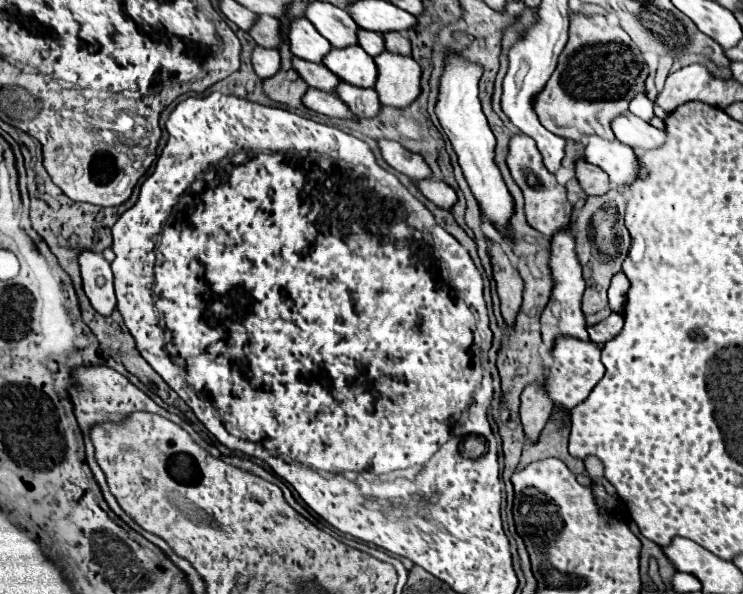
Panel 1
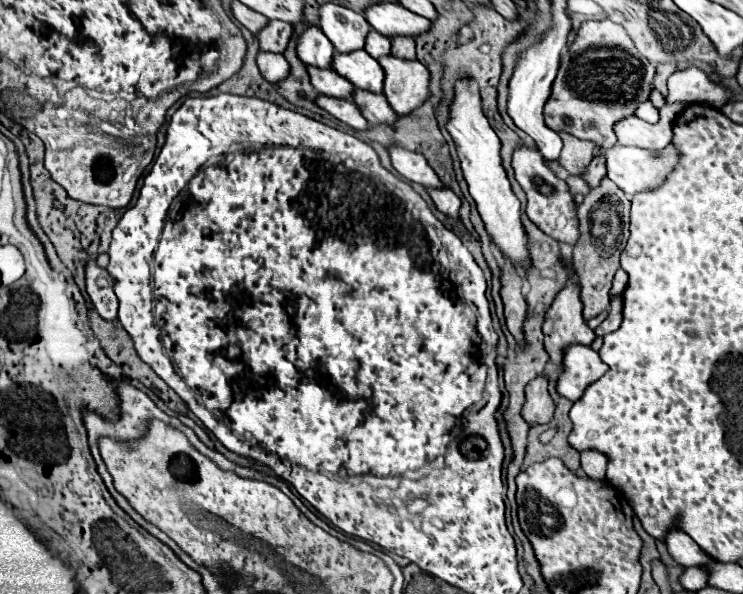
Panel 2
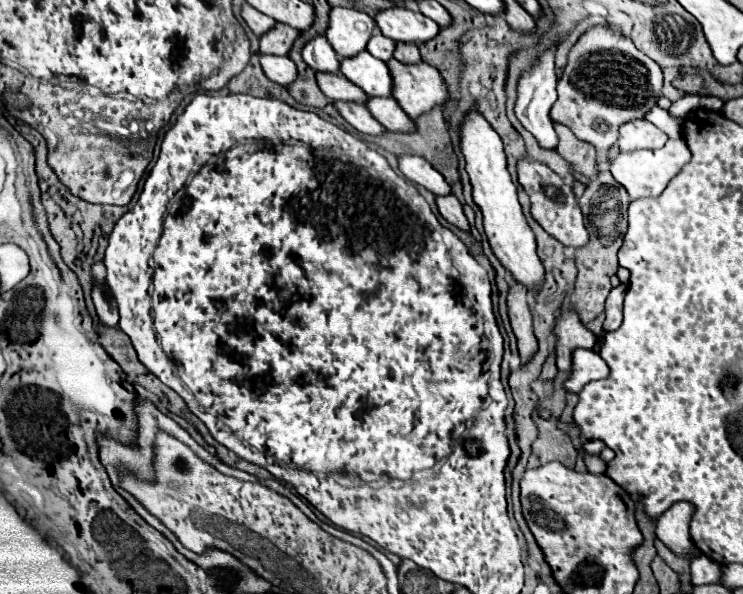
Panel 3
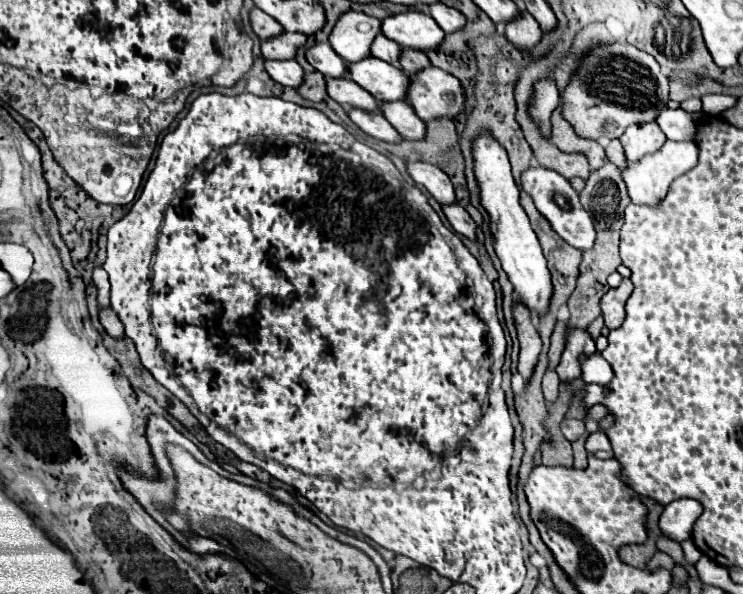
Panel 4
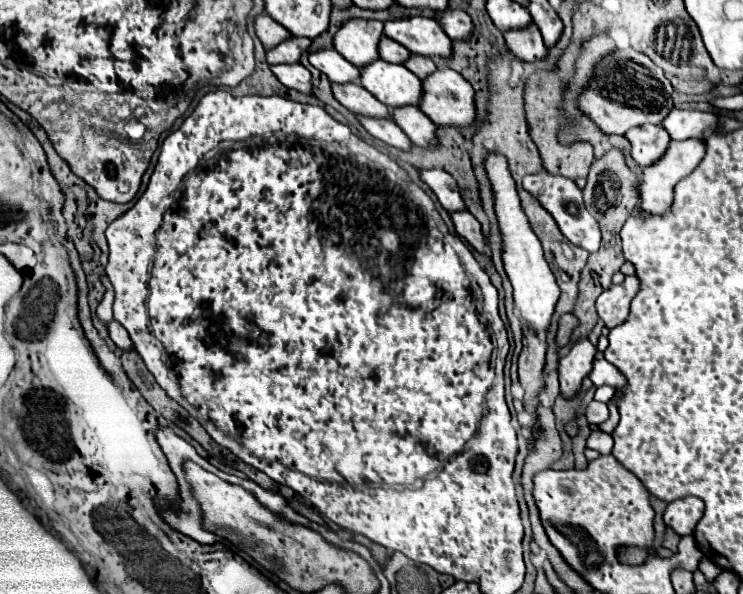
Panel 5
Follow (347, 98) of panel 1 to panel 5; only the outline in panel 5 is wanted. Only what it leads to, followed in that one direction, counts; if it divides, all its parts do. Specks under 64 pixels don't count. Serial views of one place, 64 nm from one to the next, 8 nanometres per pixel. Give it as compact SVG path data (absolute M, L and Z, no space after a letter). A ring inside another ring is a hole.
M404 106L404 108L394 108L392 110L392 120L402 128L402 132L412 140L416 146L436 146L436 126L432 120L428 120L420 108Z

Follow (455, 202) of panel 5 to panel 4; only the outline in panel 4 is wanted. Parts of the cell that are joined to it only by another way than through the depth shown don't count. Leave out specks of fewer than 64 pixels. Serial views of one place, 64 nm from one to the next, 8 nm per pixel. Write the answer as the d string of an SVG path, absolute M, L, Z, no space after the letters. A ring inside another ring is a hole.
M406 162L406 170L416 184L422 184L440 204L454 204L454 186L450 178L436 166L426 162Z

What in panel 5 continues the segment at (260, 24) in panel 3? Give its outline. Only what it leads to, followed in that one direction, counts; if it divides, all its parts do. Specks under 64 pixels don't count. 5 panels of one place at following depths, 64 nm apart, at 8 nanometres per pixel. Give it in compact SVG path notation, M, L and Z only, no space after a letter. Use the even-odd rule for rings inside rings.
M268 14L256 16L254 28L256 28L256 36L260 38L260 42L264 44L266 50L270 50L270 48L278 46L280 42L284 42L286 38L290 38L290 32L284 26L276 24L276 20L272 20Z

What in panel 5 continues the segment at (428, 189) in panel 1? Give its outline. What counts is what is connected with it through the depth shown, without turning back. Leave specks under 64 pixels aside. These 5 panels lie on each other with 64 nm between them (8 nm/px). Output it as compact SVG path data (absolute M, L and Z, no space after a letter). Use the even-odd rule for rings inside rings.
M460 210L460 212L452 212L450 214L452 222L454 222L454 228L456 228L456 234L462 236L464 240L468 240L478 252L484 252L484 246L486 246L486 238L482 236L482 228L480 228L480 222L466 210Z

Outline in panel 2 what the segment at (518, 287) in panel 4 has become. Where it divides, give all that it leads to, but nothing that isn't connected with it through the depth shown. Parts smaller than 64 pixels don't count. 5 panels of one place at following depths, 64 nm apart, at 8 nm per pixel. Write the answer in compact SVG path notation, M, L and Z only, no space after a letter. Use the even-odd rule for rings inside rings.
M460 78L456 80L454 84L454 96L452 96L452 104L448 108L448 124L446 124L446 130L450 132L454 144L456 144L456 152L458 152L458 158L460 158L460 166L462 166L462 172L464 172L464 180L470 188L470 194L478 206L478 212L486 224L486 230L490 234L490 238L496 242L496 246L500 248L502 254L506 254L520 270L520 274L524 276L524 272L528 270L528 242L526 242L526 232L520 224L520 200L514 196L512 188L510 188L510 182L506 178L506 172L500 164L500 140L496 136L496 132L490 128L488 124L488 118L484 116L482 112L482 104L480 104L480 96L470 92L468 88L468 78Z

